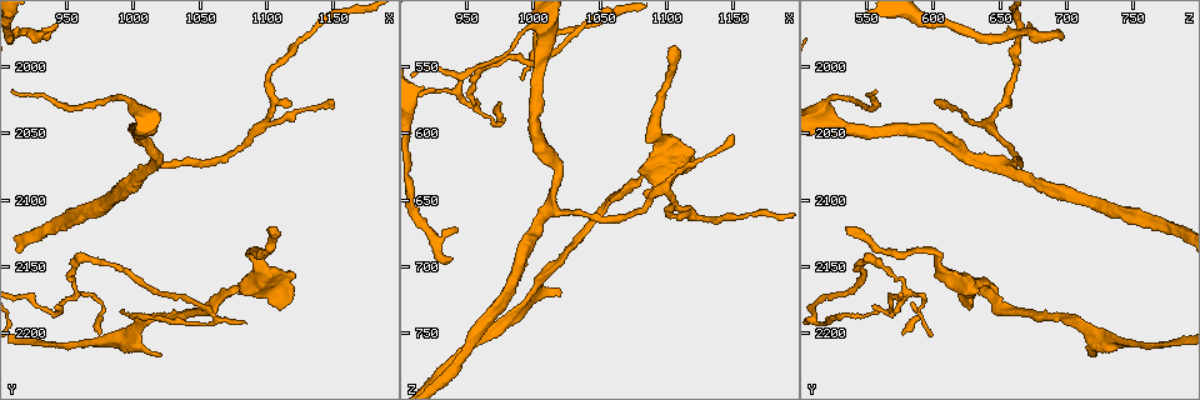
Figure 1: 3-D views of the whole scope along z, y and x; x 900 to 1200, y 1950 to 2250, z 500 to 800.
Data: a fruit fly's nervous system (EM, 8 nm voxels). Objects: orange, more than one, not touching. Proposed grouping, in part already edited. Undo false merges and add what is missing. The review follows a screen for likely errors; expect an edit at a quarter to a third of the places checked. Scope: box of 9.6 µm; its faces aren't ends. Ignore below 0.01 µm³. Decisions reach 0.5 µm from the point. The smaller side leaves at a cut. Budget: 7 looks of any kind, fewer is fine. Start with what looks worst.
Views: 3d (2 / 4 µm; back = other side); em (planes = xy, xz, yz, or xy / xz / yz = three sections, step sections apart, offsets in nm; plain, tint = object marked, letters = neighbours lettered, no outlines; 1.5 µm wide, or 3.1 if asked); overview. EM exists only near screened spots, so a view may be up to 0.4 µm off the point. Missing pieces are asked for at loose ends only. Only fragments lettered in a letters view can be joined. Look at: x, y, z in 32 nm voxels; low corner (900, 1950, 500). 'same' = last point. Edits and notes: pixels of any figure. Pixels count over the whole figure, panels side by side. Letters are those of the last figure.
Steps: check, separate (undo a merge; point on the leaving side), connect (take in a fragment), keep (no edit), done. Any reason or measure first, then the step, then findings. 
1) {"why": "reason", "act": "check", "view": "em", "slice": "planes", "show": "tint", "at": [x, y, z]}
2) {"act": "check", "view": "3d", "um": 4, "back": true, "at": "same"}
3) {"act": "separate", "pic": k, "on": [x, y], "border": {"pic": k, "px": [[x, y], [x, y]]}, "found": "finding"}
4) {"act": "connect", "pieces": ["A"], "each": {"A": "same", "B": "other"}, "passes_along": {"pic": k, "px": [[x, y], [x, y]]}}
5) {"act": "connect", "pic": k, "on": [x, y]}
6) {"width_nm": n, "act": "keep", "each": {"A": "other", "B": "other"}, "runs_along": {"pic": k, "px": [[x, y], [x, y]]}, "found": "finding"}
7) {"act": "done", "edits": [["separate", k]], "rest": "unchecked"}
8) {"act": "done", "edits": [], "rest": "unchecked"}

{"why": "sharp bend", "act": "check", "view": "em", "slice": "planes", "show": "tint", "at": [1000, 2196, 720]}

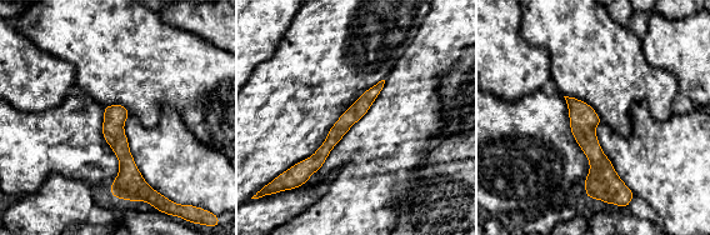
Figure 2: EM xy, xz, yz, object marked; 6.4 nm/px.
{"why": "what lies round it", "act": "check", "view": "em", "slice": "planes", "show": "letters", "at": "same"}

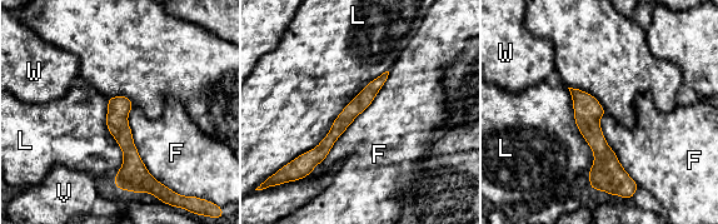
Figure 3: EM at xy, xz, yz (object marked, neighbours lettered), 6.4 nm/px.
{"width_nm": 100, "act": "keep", "each": {"F": "other", "L": "other", "V": "other", "W": "other"}, "border": {"pic": 3, "px": [[389, 71], [374, 99], [310, 174]]}, "found": "all the same cell"}

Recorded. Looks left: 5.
{"act": "check", "view": "em", "slice": "xz", "step": 8, "show": "tint", "at": [1096, 2044, 642]}

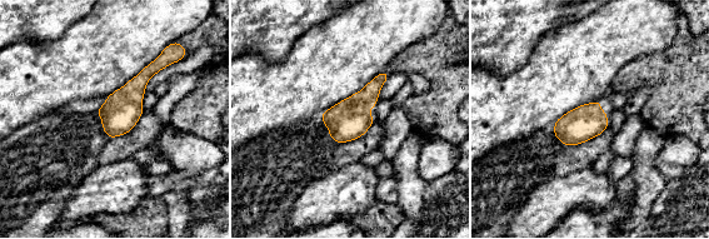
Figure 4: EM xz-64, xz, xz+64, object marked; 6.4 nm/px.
{"why": "cut it another way", "act": "check", "view": "em", "slice": "planes", "show": "letters", "at": "same"}

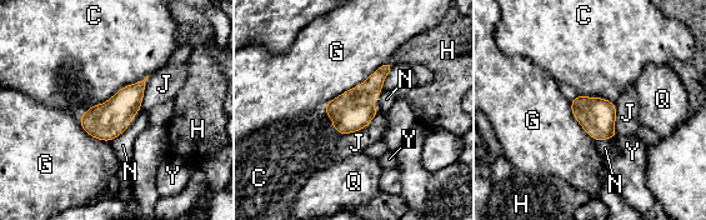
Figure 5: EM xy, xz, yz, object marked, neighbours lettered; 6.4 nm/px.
{"width_nm": 240, "act": "keep", "each": {"C": "other", "G": "other", "H": "other", "J": "other", "N": "other", "Q": "other", "Y": "other"}, "border": {"pic": 5, "px": [[148, 75], [80, 115]]}, "found": "continuous, no second cell"}

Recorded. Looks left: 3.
{"act": "check", "view": "em", "slice": "xy", "step": 8, "show": "letters", "at": [1016, 2074, 654]}

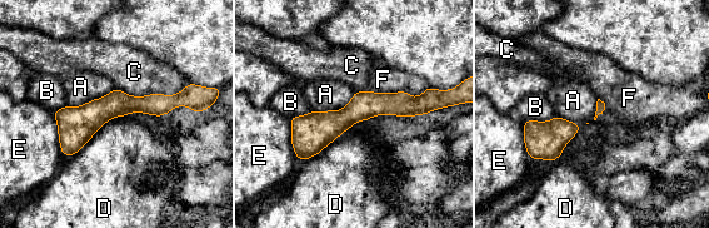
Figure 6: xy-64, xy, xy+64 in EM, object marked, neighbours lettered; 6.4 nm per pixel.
{"act": "keep", "each": {"A": "other", "B": "other", "C": "other", "D": "other", "E": "other", "F": "other"}, "border": {"pic": 6, "px": [[126, 115], [110, 118], [66, 157]]}, "found": "continuous, no second cell"}

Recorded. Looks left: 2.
{"act": "done", "edits": [], "rest": "unchecked"}

